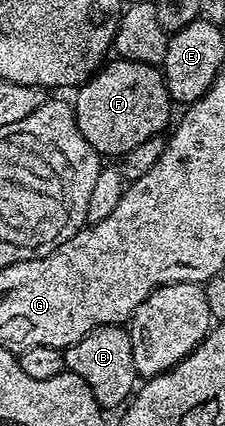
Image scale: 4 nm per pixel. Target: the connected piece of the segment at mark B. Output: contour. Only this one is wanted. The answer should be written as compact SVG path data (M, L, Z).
M126 326L95 327L85 337L81 337L81 341L63 351L63 362L66 370L84 379L89 389L93 389L93 397L97 397L97 405L101 408L122 408L136 390L131 332Z

